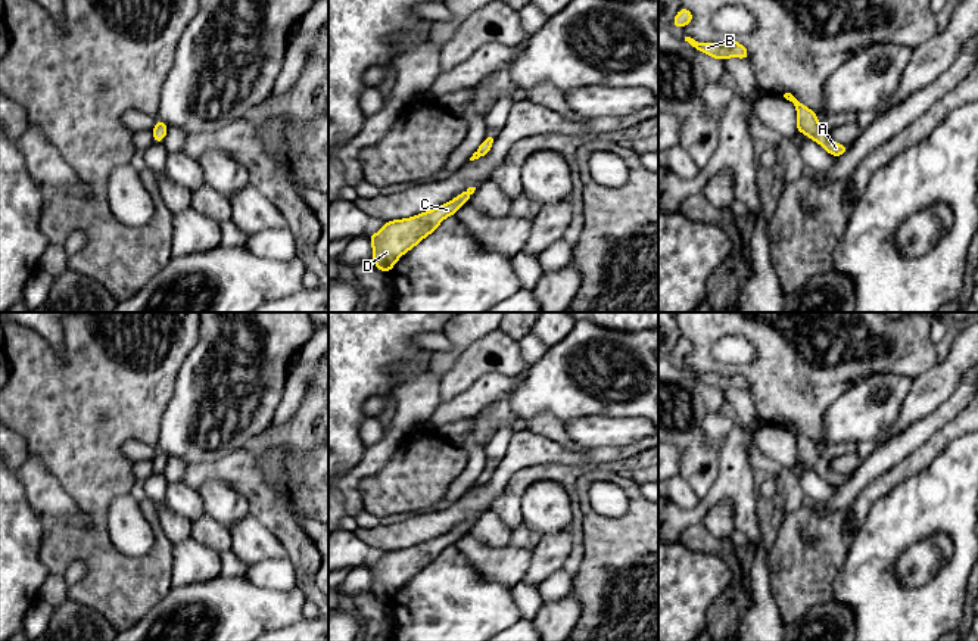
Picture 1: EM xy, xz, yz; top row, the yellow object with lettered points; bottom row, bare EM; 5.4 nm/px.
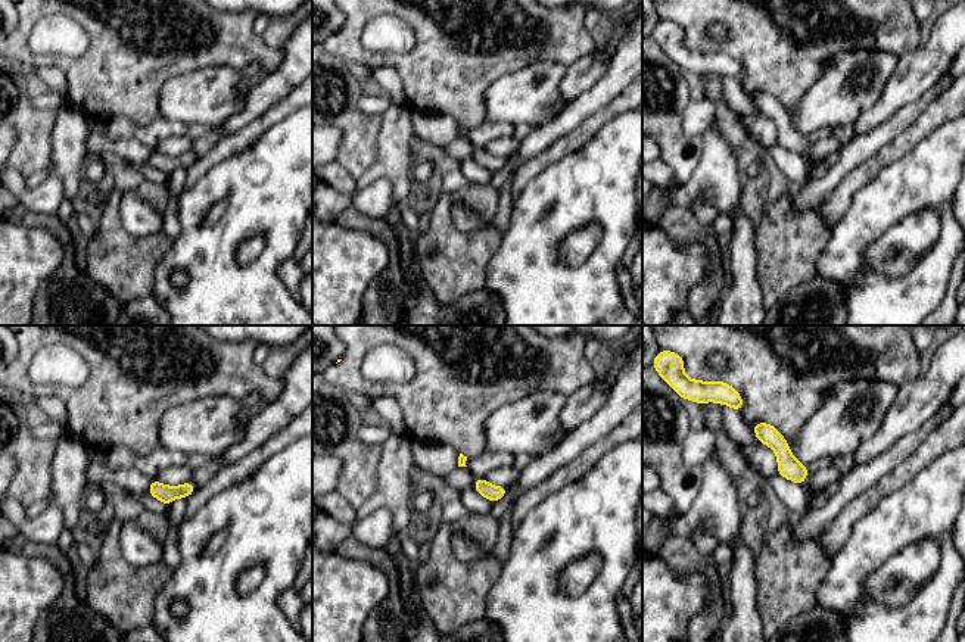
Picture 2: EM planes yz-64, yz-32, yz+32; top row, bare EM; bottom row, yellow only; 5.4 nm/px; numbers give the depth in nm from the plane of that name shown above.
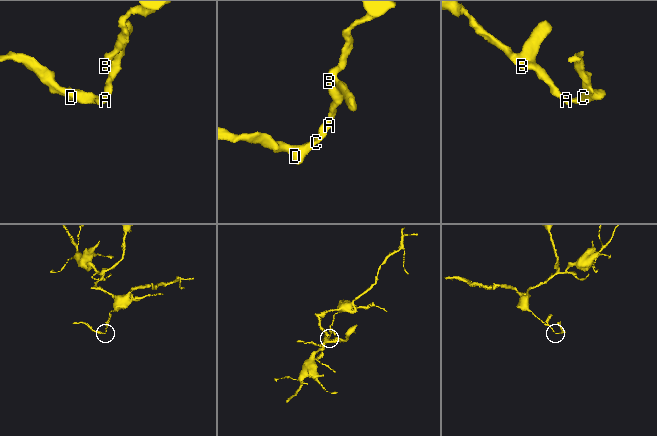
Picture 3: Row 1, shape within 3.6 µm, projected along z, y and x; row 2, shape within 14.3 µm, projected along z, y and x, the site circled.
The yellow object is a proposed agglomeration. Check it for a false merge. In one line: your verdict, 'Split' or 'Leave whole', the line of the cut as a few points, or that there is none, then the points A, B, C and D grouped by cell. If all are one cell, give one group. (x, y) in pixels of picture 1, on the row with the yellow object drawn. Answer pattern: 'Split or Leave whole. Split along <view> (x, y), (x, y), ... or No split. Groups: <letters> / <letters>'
Leave whole. No split. Groups: A B C D

